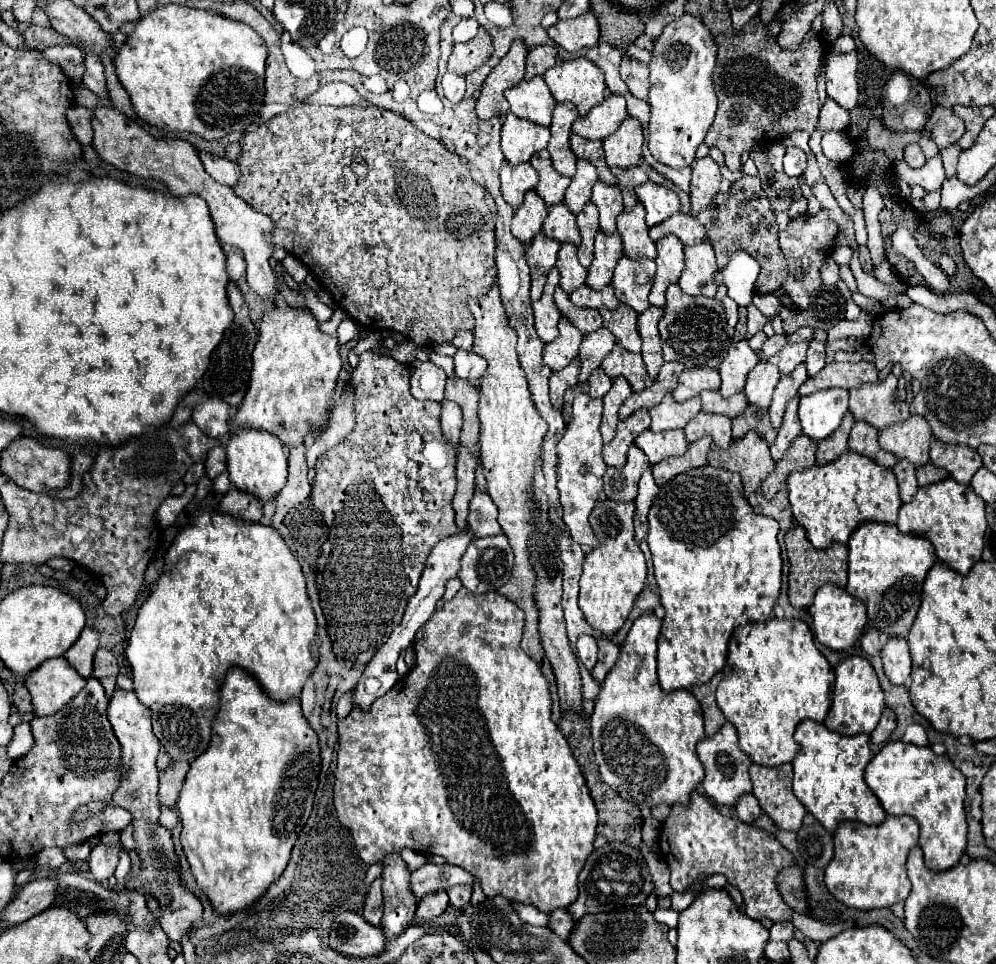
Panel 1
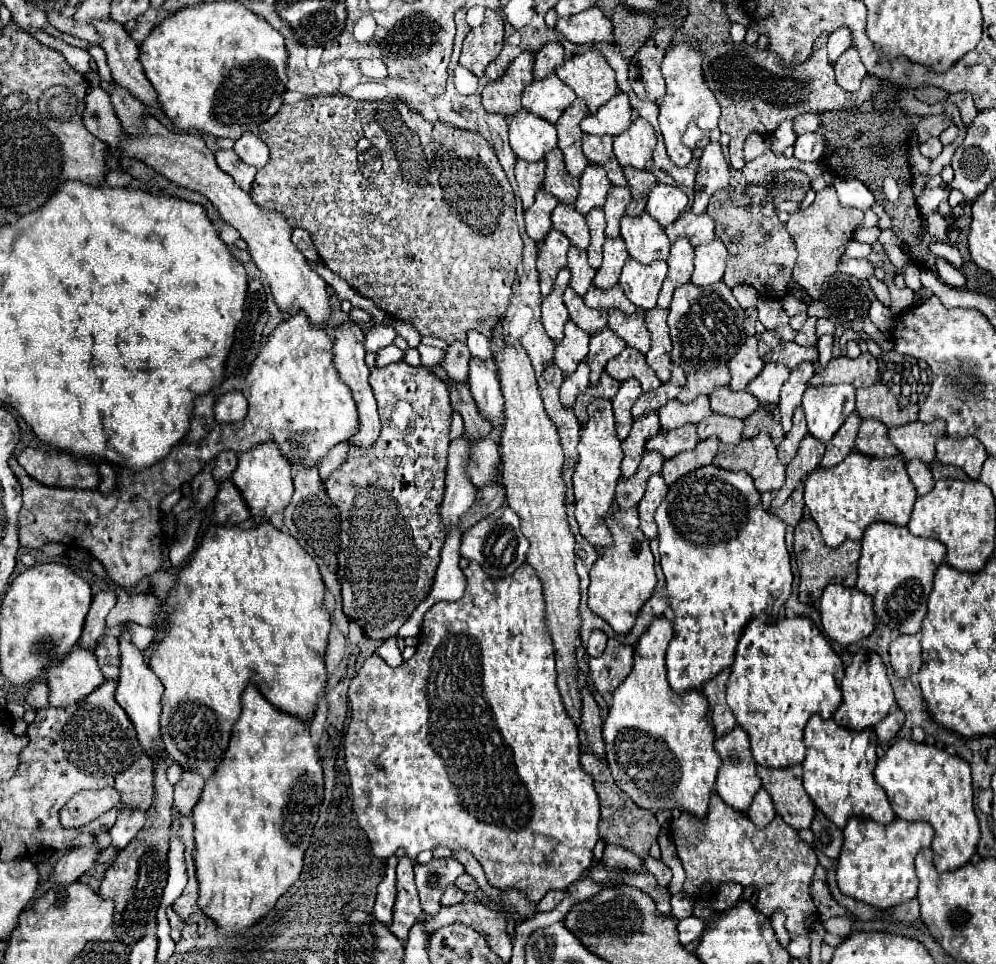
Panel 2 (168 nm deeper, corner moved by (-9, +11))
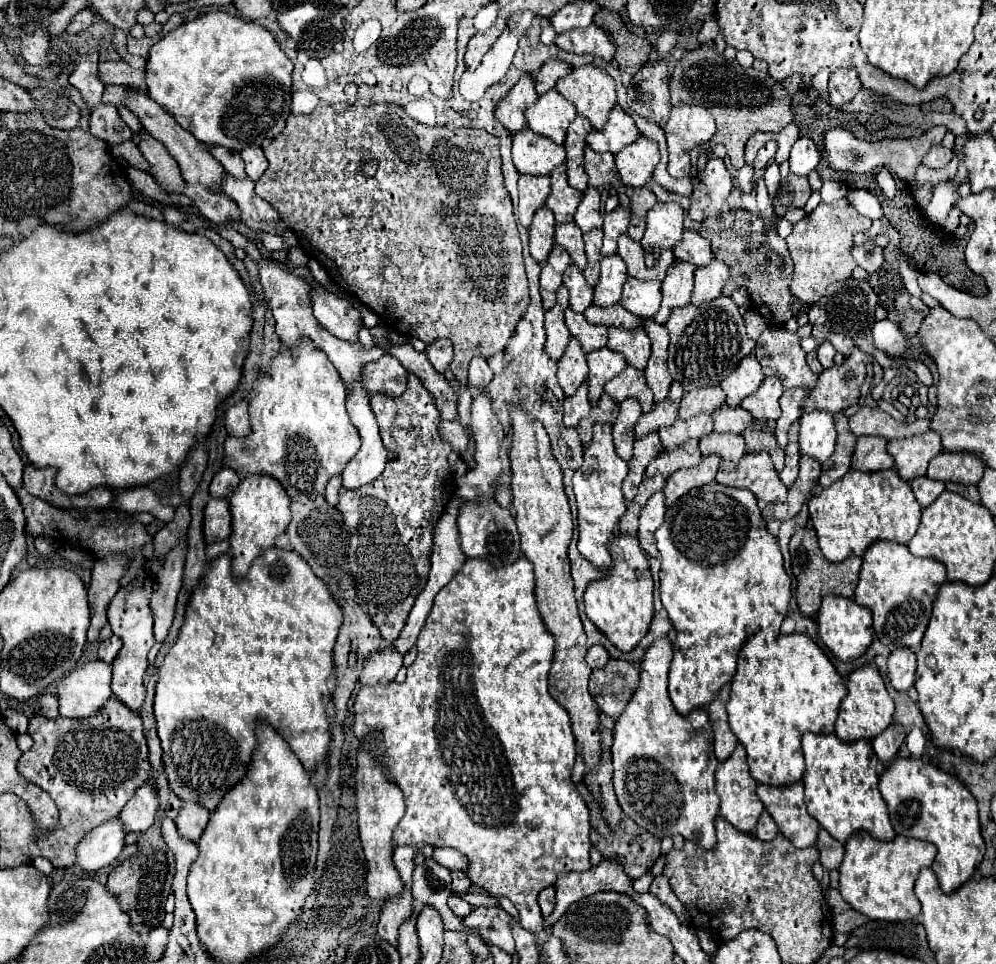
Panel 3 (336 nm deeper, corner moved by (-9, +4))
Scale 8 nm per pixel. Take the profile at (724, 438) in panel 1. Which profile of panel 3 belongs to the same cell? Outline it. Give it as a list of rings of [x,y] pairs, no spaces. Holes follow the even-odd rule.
[[[711,432],[699,440],[701,444],[701,454],[711,456],[717,454],[723,460],[737,462],[745,454],[745,440],[739,434],[719,434]]]

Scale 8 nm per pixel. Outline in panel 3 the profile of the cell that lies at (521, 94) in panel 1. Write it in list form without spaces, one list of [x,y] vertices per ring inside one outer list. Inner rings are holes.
[[[549,90],[547,94],[539,96],[539,100],[525,110],[529,128],[535,134],[553,140],[555,144],[565,142],[565,132],[569,124],[575,120],[575,116],[575,106],[569,100],[565,100],[557,90]]]

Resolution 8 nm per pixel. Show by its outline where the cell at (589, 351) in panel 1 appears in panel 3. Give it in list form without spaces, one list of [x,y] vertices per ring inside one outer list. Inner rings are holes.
[[[601,348],[601,350],[587,354],[587,364],[589,364],[589,376],[587,376],[589,402],[597,404],[599,396],[603,394],[605,382],[615,378],[627,366],[627,362],[619,352],[613,352],[609,348]]]

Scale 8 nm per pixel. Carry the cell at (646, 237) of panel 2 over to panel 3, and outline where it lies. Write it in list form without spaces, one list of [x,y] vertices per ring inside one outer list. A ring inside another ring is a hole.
[[[623,234],[619,238],[619,246],[617,246],[617,254],[625,260],[627,264],[627,274],[637,278],[637,280],[663,280],[665,278],[665,270],[673,264],[673,252],[663,252],[663,258],[659,258],[659,264],[653,268],[645,266],[645,250],[639,242],[633,242],[627,234]]]

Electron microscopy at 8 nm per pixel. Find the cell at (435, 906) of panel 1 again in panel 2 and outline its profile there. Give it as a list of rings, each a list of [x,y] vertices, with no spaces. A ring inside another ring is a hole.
[[[449,885],[449,887],[445,889],[445,893],[441,895],[441,905],[443,905],[443,907],[457,905],[457,903],[463,901],[463,897],[465,897],[465,893],[463,893],[461,889],[457,889],[455,885]]]

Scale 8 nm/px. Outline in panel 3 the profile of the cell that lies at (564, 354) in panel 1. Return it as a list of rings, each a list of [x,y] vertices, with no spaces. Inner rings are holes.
[[[573,338],[569,340],[569,346],[567,346],[565,354],[559,360],[557,378],[559,378],[559,386],[563,388],[565,396],[573,396],[573,392],[577,392],[577,388],[587,378],[585,352],[579,348],[577,340],[573,340]]]

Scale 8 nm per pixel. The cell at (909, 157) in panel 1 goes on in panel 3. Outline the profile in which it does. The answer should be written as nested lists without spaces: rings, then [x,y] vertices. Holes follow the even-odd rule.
[[[933,146],[929,154],[923,158],[923,164],[929,168],[943,168],[953,158],[953,150],[945,146]]]

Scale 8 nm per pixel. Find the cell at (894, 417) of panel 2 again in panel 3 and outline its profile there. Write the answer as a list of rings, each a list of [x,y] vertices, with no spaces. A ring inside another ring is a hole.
[[[863,406],[857,414],[853,414],[849,418],[849,430],[855,436],[873,434],[873,436],[881,436],[885,440],[911,438],[915,434],[923,434],[929,430],[929,418],[915,420],[913,424],[903,424],[903,422],[897,422],[895,418],[891,418],[881,408]]]

